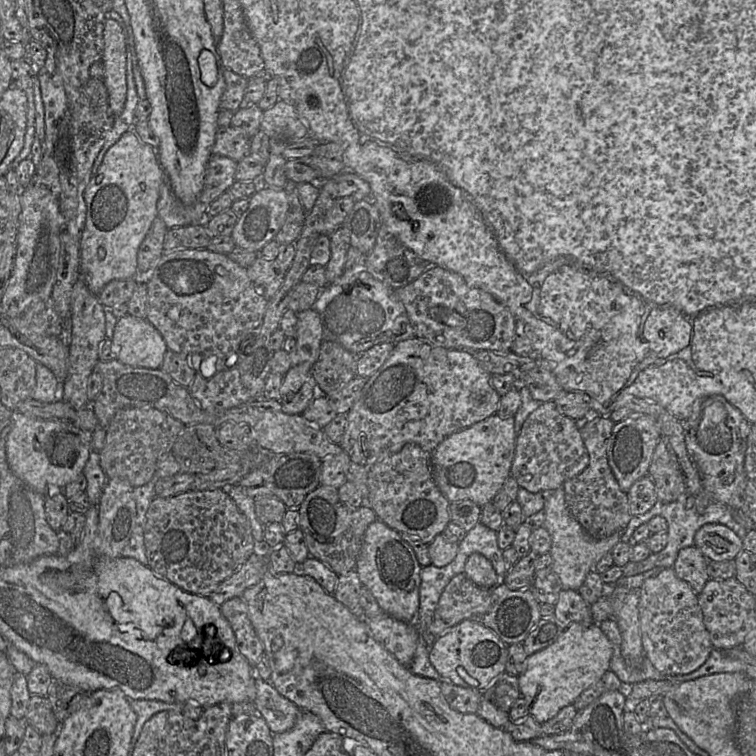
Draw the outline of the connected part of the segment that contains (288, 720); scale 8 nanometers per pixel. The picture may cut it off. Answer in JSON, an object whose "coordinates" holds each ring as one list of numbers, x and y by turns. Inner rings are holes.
{"coordinates":[[257,677,255,685,254,704,257,714,265,719,273,734,290,730,295,725,301,709,281,695,270,681]]}

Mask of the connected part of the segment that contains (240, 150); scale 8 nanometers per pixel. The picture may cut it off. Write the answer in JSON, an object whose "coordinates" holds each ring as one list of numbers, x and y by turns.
{"coordinates":[[218,126,212,153,239,162,250,153,250,140,251,138,239,129]]}

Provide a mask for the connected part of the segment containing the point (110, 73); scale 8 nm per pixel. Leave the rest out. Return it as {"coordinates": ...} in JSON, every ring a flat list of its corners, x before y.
{"coordinates":[[107,16,103,42,102,59,90,67,90,74,103,80,109,95,110,112,116,118,123,111,126,101,126,42,119,23]]}

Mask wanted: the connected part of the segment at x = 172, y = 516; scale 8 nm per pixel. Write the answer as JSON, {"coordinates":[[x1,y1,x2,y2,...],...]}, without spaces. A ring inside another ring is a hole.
{"coordinates":[[189,490,170,497,156,496,146,513,144,543,149,567,182,590,209,597,254,553,254,538,246,516,223,490]]}

